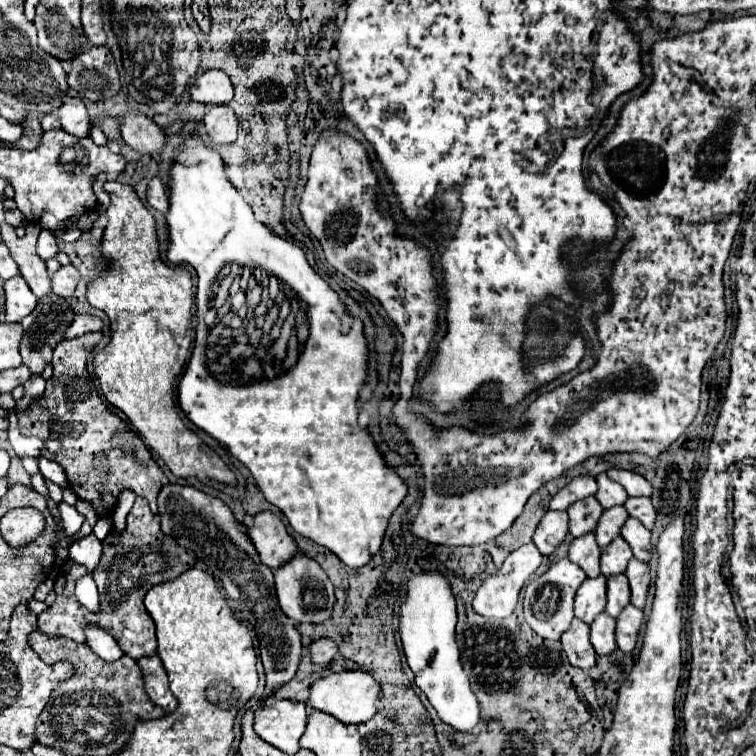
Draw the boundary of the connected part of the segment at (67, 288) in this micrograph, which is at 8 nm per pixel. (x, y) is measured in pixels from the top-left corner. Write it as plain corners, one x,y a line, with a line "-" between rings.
68,264
68,266
62,266
54,276
52,276
52,290
54,294
62,296
62,298
70,298
76,290
76,284
80,280
80,274
78,270

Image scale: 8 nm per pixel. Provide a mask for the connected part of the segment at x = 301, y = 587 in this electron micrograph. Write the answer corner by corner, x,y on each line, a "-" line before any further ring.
298,554
296,558
292,558
288,562
288,566
282,566
274,572
276,578
276,594
278,594
278,602
282,612
304,624
322,624
332,616
332,606
334,606
334,586
330,582
330,578
326,576
326,572
308,556

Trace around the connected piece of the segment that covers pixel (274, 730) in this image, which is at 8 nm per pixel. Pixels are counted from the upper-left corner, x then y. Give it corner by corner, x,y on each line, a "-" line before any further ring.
270,700
258,710
254,720
256,734
286,754
300,750
298,740
306,730
306,706
292,700

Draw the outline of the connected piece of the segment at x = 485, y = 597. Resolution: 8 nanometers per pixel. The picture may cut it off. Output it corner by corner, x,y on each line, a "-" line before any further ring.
524,544
518,550
514,550
506,558
506,562
502,564
502,568
494,576
486,578
484,584
478,588
474,604
472,604
474,610
478,614
486,616
486,618
506,618
506,616
510,616
514,612
514,608
516,608
518,594
520,594
524,582
530,578
532,572
536,572
536,568
540,566
540,562
542,562
542,554
540,554
540,550
534,544

